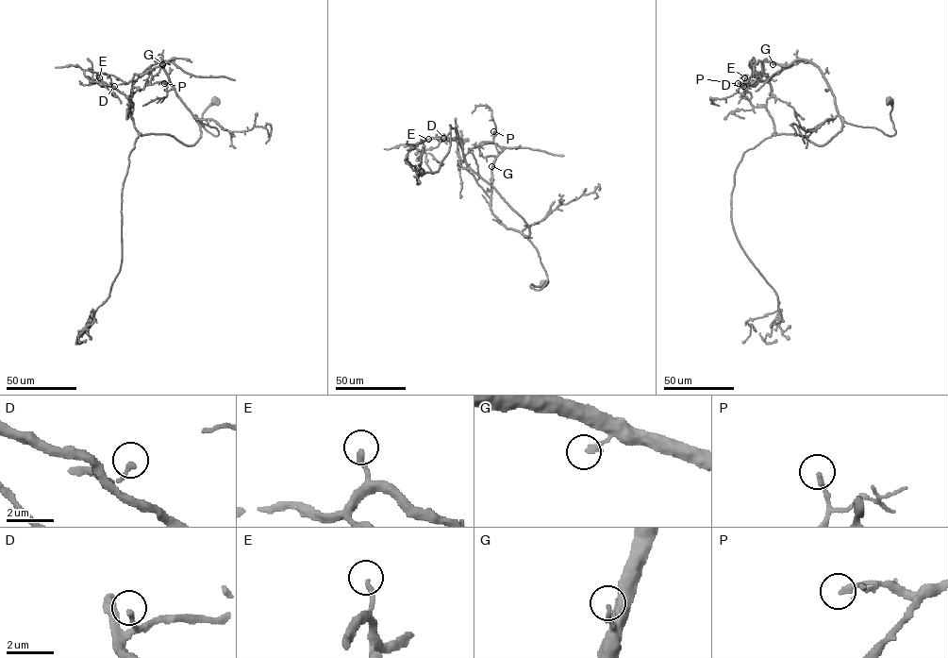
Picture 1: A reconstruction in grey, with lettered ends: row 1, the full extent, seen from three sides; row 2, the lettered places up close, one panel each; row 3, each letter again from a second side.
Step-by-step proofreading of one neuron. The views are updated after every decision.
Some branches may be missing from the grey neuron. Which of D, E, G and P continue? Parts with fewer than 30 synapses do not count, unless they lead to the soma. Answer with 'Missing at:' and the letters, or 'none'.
Missing at: none

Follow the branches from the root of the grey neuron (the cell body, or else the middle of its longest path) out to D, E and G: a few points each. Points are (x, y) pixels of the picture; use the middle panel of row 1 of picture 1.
D: (543, 282), (530, 287), (540, 290), (547, 275), (525, 236), (529, 226), (458, 163), (457, 142), (443, 138)
E: (543, 282), (530, 287), (540, 290), (547, 275), (525, 236), (529, 226), (458, 163), (455, 140), (428, 139)
G: (543, 282), (530, 287), (540, 290), (547, 280), (537, 248), (521, 232), (507, 228), (491, 211), (491, 166)

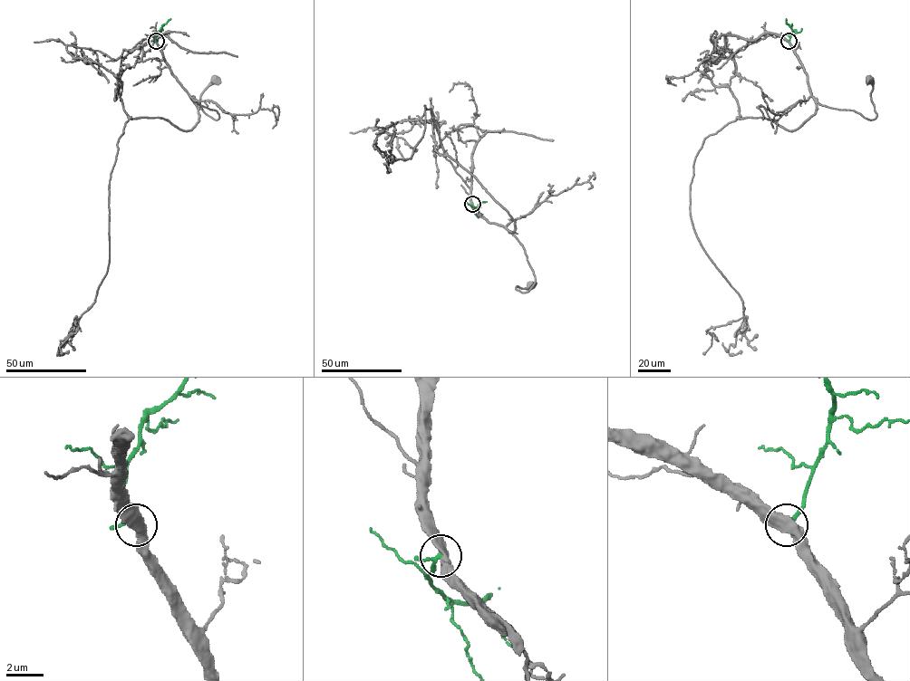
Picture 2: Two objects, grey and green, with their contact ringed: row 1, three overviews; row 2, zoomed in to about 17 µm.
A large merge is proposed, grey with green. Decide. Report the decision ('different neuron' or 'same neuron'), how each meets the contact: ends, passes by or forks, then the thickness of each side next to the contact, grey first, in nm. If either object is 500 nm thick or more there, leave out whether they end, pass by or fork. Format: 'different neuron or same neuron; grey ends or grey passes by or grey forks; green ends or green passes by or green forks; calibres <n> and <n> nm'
same neuron; calibres 500 and 170 nm

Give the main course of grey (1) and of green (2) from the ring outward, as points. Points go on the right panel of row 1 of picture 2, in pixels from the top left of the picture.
1: (788, 41), (810, 94), (821, 105), (873, 119), (876, 113), (868, 80)
2: (788, 41), (792, 32), (786, 18)

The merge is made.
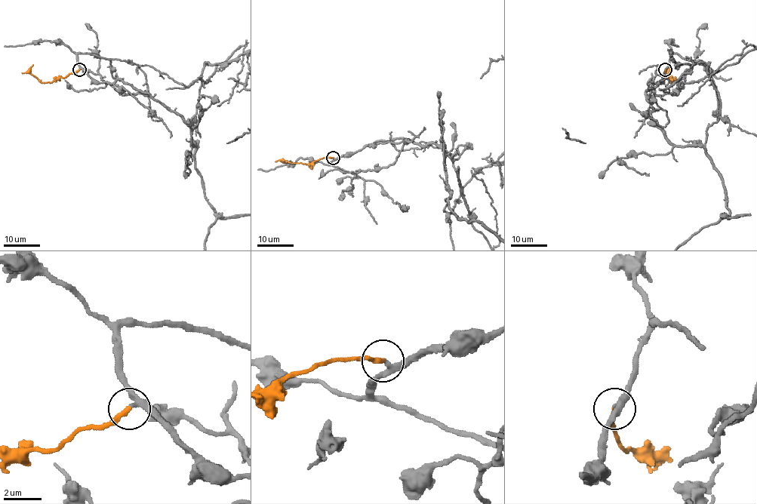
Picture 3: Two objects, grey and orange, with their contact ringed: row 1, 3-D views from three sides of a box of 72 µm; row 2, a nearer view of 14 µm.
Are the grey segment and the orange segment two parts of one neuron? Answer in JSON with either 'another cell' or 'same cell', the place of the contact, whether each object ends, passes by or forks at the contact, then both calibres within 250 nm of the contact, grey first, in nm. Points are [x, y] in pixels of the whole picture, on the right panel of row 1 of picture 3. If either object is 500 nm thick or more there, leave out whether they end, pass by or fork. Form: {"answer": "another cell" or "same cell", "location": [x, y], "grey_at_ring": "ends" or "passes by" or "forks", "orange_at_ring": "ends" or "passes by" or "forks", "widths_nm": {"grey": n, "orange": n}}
{"answer": "same cell", "location": [665, 69], "grey_at_ring": "passes by", "orange_at_ring": "ends", "widths_nm": {"grey": 240, "orange": 260}}

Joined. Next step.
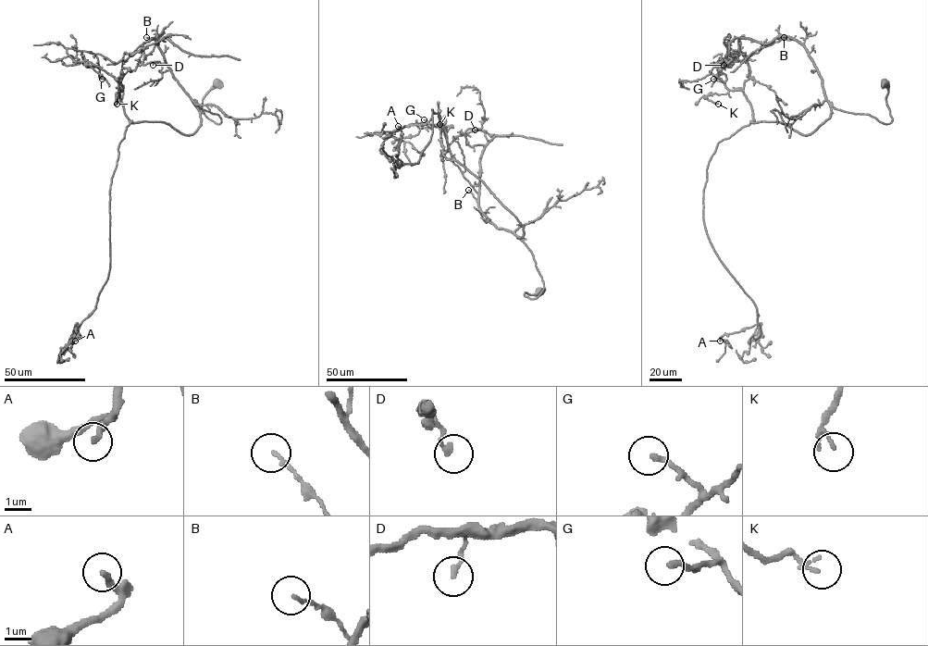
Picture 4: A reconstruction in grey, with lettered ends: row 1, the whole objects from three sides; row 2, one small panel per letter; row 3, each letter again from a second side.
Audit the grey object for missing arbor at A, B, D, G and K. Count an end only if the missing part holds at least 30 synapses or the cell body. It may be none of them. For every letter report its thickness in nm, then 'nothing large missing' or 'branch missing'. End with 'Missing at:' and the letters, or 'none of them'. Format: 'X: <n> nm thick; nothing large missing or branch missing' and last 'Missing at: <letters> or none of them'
A: 240 nm thick; branch missing
B: 110 nm thick; nothing large missing
D: 180 nm thick; nothing large missing
G: 200 nm thick; nothing large missing
K: 80 nm thick; nothing large missing
Missing at: A

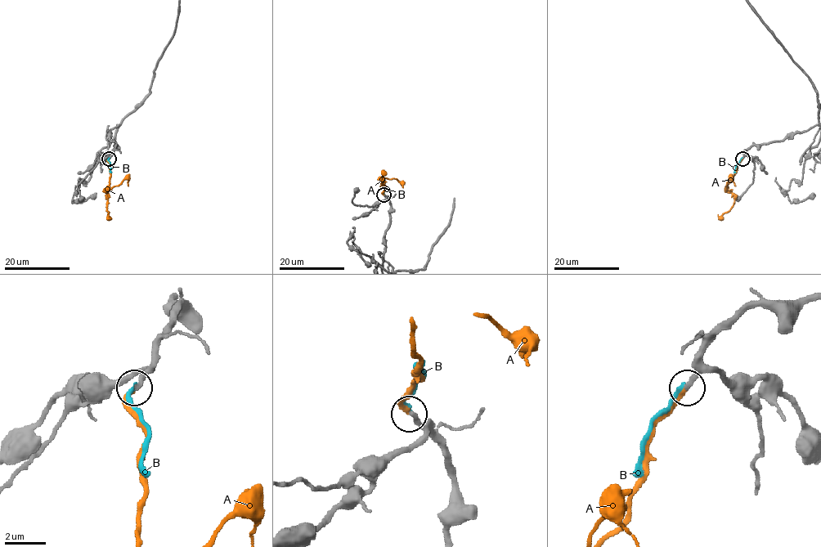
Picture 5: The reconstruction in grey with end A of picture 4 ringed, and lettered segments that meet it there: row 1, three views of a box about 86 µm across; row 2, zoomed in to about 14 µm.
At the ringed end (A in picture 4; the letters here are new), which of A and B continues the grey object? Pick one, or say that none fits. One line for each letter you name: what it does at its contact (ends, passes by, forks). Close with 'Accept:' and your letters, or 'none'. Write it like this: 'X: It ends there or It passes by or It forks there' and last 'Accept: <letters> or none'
A: It ends there
Accept: A

